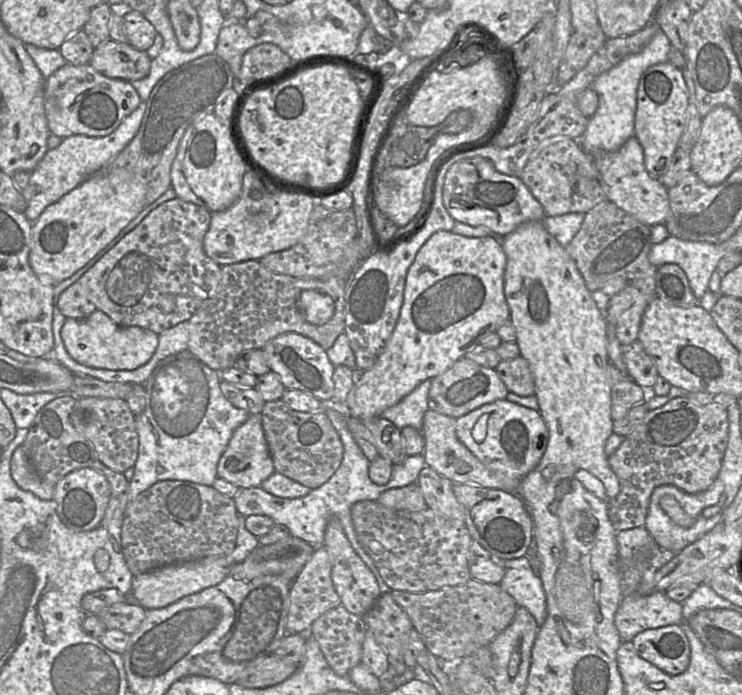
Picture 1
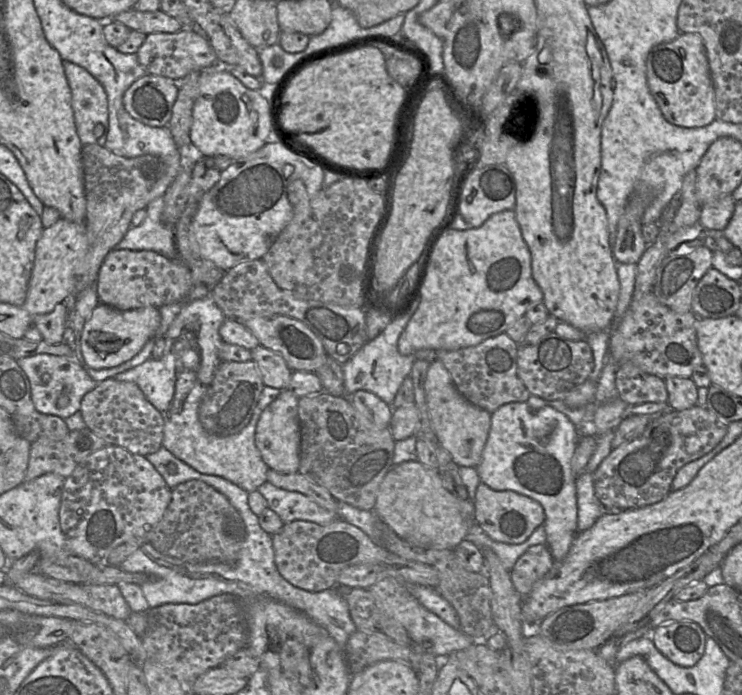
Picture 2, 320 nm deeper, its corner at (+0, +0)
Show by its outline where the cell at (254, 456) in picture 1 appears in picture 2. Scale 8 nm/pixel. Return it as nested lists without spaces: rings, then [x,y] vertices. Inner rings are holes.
[[[284,389],[261,413],[256,425],[255,445],[269,470],[293,474],[300,462],[300,427],[298,418],[299,397]]]

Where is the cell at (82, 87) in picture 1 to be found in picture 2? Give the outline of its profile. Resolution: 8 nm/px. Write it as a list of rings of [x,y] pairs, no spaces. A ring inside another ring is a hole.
[[[146,74],[125,91],[124,108],[133,119],[143,124],[168,127],[178,95],[179,82]]]

